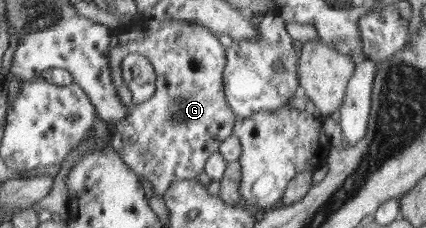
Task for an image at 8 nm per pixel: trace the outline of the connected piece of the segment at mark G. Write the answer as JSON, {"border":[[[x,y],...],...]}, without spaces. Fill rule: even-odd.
{"border":[[[145,17],[140,22],[131,21],[126,32],[111,36],[110,64],[120,100],[130,111],[122,122],[106,123],[111,146],[140,179],[152,185],[153,194],[161,197],[172,183],[198,178],[206,170],[208,158],[219,152],[220,143],[232,134],[236,122],[224,96],[226,54],[220,40],[206,25],[194,20]],[[129,54],[144,56],[155,70],[154,94],[136,106],[130,88],[122,79],[122,60]]]}

